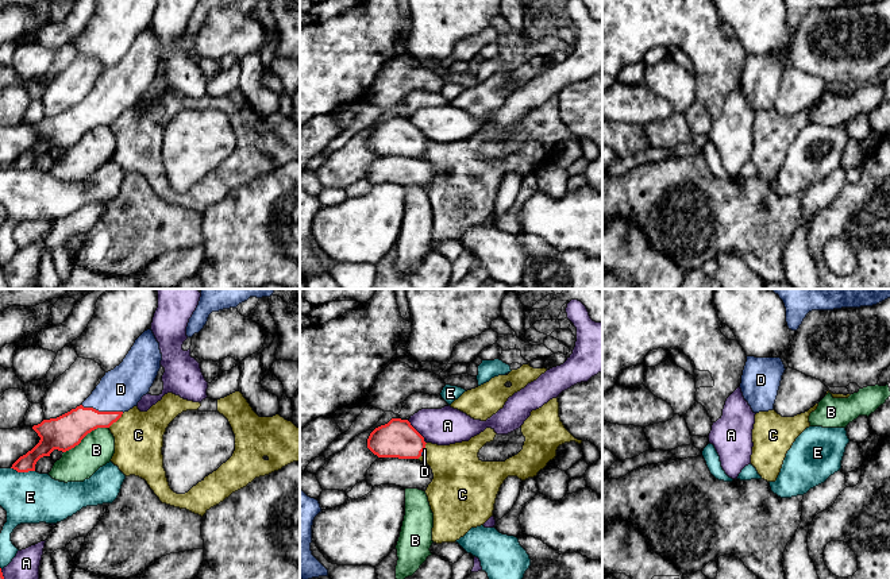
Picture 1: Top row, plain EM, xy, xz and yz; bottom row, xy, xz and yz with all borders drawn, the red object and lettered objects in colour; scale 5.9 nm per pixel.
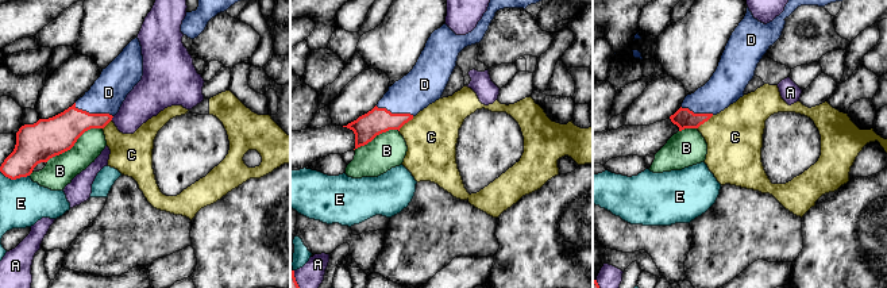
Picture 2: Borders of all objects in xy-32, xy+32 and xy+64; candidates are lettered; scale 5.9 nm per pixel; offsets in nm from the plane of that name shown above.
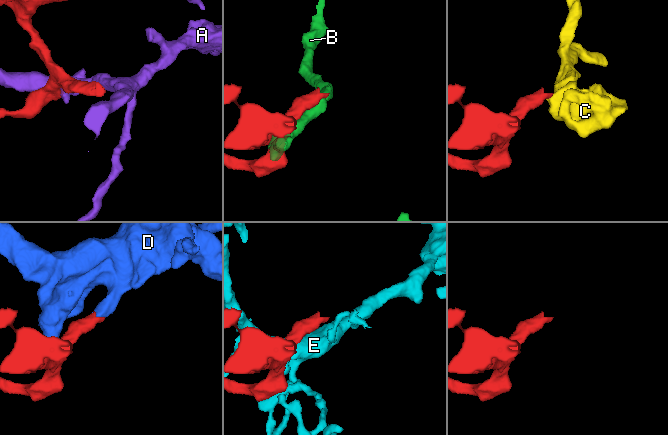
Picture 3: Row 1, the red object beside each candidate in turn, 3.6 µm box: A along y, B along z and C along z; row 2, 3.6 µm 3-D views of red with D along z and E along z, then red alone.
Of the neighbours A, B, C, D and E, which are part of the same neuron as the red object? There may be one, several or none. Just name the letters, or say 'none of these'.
D

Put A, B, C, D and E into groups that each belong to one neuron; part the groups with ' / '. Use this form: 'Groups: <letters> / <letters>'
Groups: A / B / C / D / E

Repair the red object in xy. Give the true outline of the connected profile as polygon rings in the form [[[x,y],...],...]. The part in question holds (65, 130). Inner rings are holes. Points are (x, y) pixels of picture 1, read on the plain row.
[[[151,26],[145,28],[134,40],[123,59],[113,67],[105,70],[92,92],[76,107],[50,117],[43,117],[32,127],[41,135],[39,140],[20,154],[11,166],[18,170],[35,169],[36,159],[43,154],[50,154],[54,147],[66,150],[81,140],[81,138],[97,126],[109,126],[124,109],[128,109],[149,92],[158,69],[161,66],[162,51]]]

